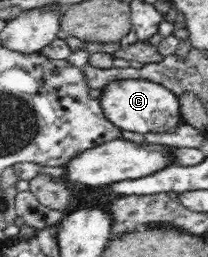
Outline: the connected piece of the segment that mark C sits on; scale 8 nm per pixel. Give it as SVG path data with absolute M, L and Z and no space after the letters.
M122 79L113 80L104 85L98 98L104 116L121 130L146 134L146 132L164 132L177 127L181 115L176 94L149 80Z

